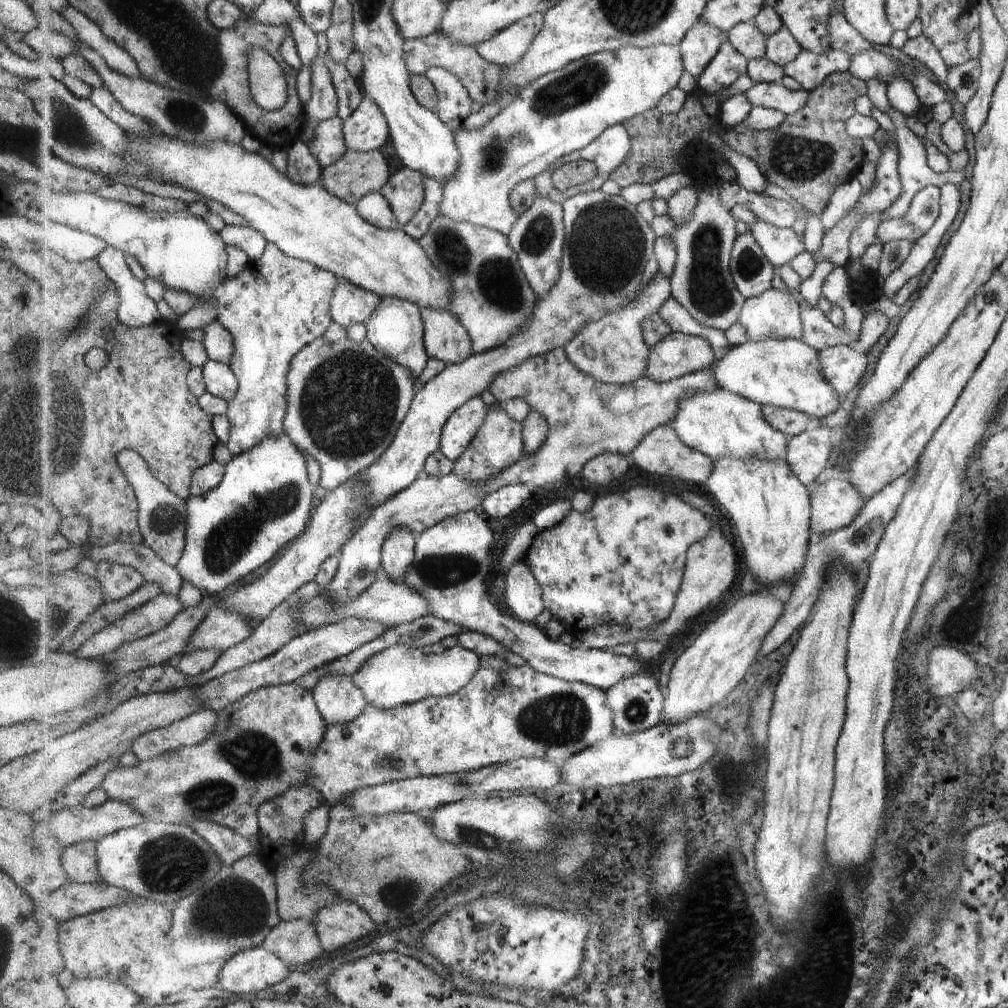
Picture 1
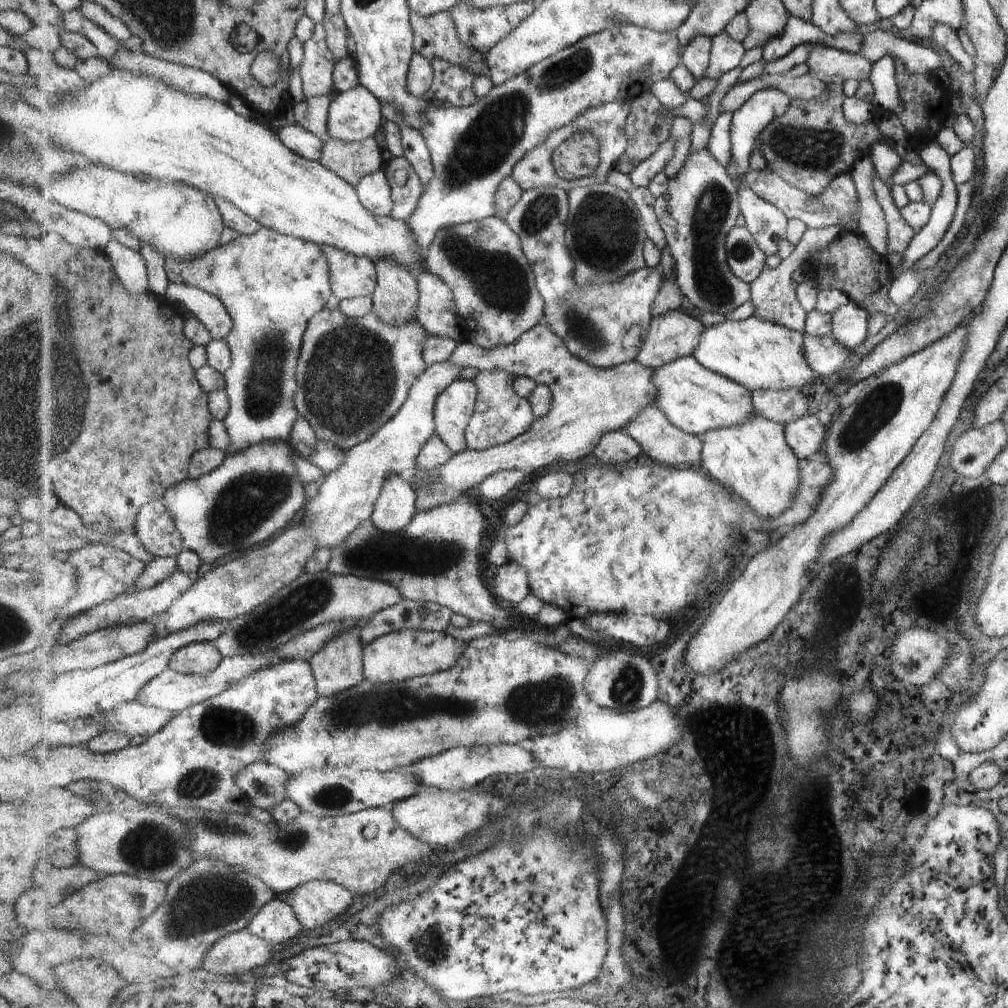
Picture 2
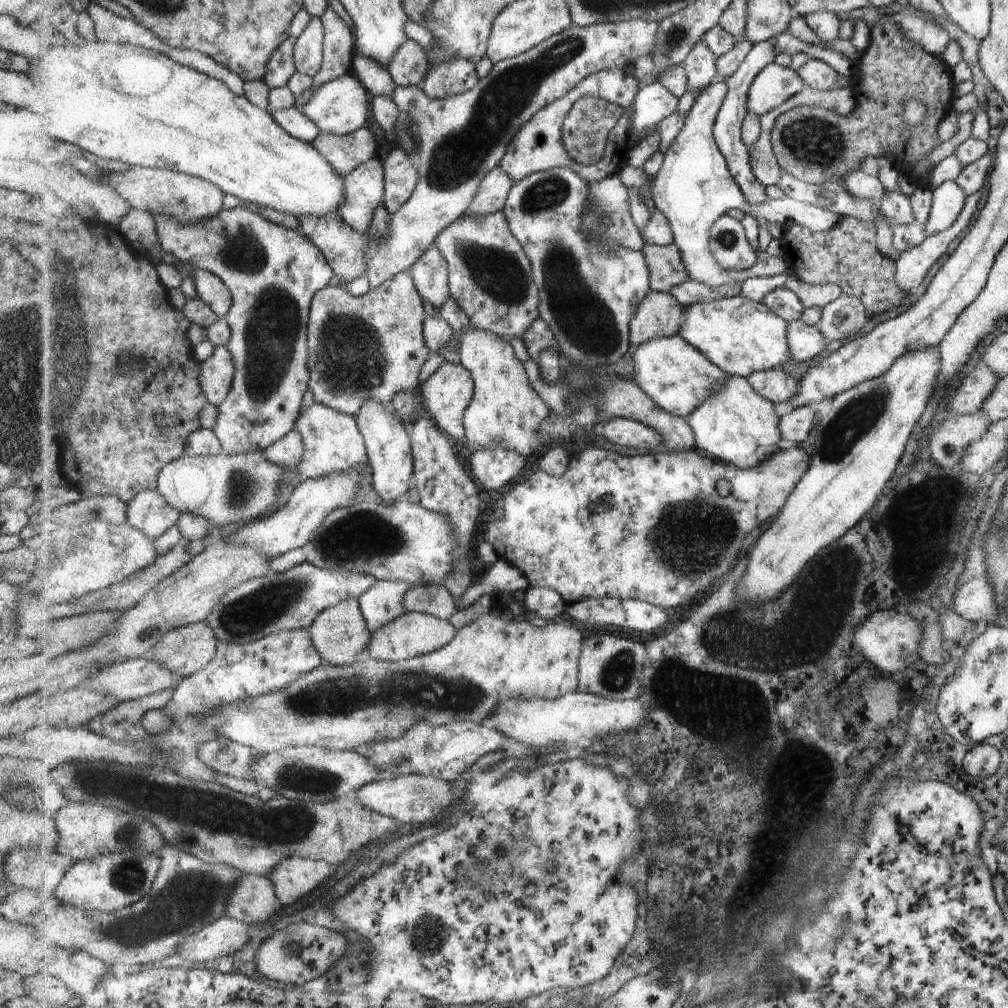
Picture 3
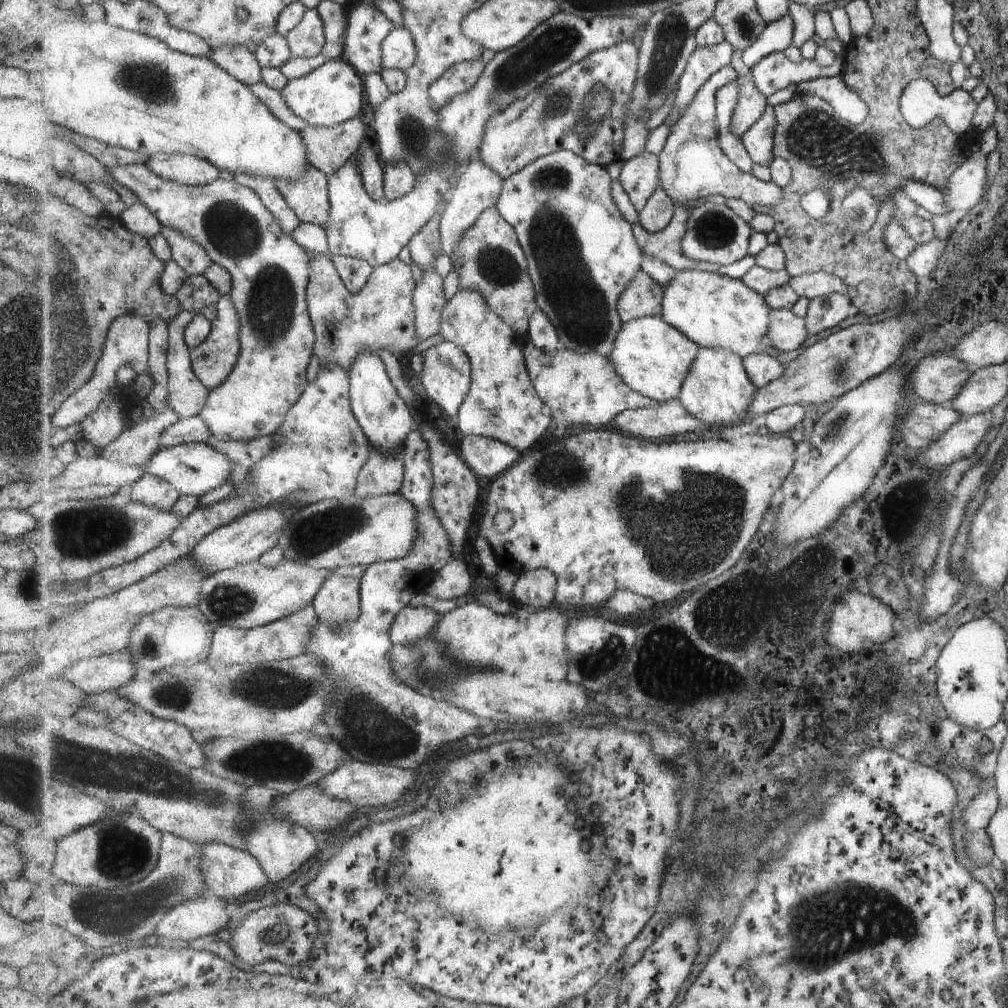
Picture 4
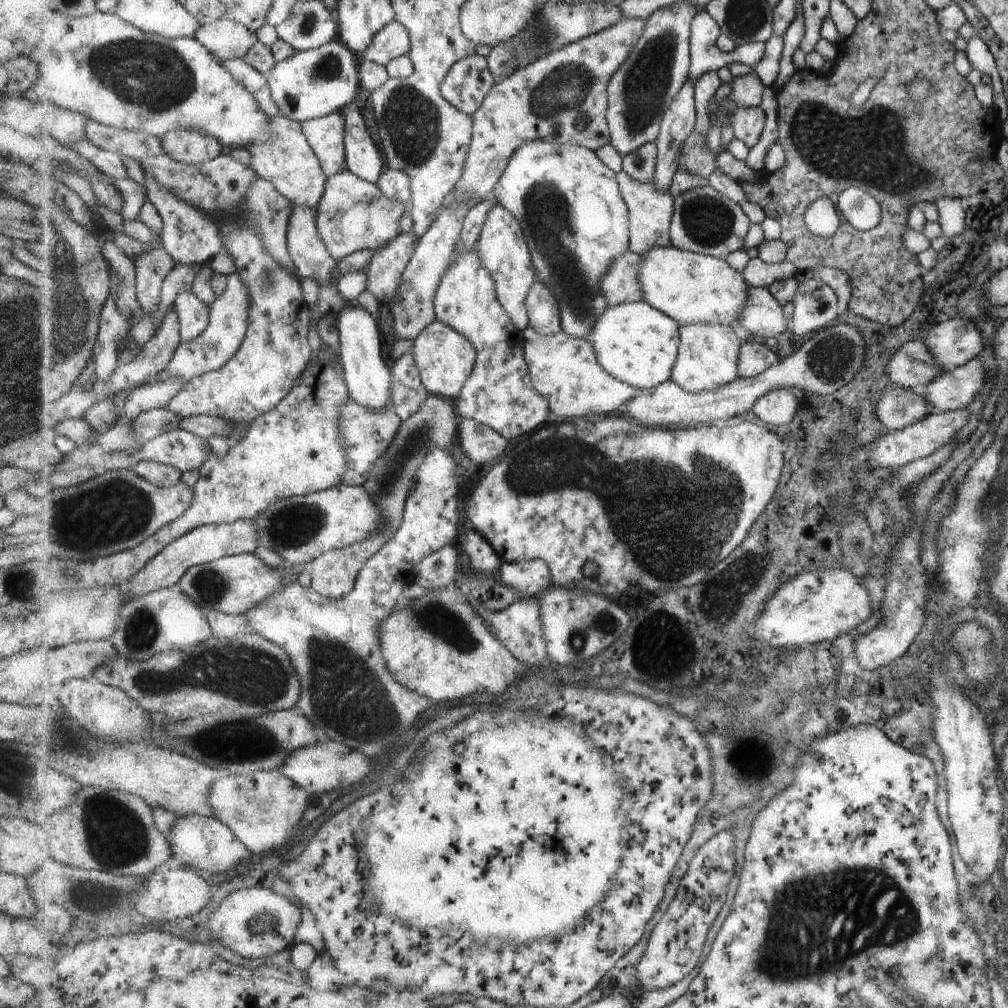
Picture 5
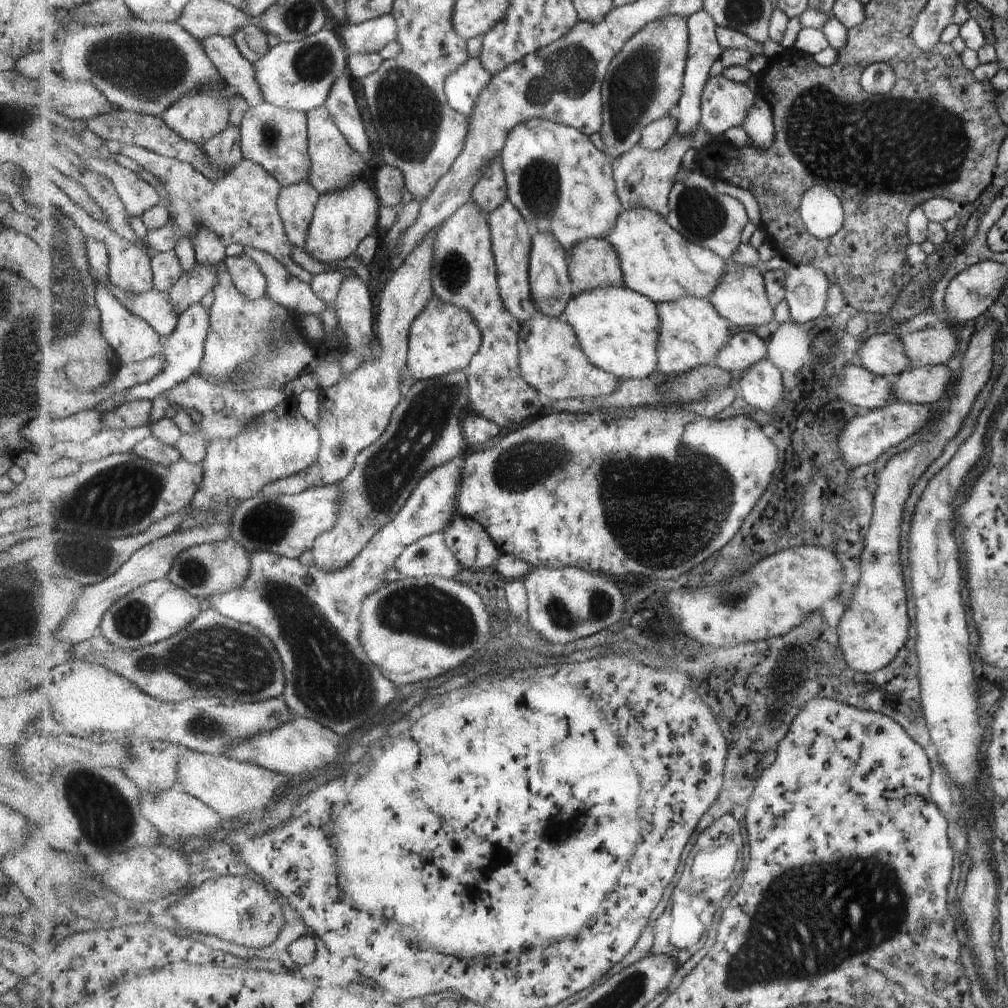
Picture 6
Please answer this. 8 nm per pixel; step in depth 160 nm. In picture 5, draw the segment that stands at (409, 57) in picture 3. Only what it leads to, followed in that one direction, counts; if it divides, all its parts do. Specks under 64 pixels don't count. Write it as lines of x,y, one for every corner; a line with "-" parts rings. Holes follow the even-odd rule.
397,20
387,24
373,36
371,46
361,54
360,60
372,61
387,67
393,58
409,54
411,40
407,28

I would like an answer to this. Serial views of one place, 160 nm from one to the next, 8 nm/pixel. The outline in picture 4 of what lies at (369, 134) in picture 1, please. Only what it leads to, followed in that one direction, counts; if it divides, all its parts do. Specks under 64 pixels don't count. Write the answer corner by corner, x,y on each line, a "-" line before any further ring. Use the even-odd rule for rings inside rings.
344,57
325,62
303,78
289,80
289,84
281,90
285,102
299,118
308,125
325,127
337,126
358,117
363,110
365,92
364,78

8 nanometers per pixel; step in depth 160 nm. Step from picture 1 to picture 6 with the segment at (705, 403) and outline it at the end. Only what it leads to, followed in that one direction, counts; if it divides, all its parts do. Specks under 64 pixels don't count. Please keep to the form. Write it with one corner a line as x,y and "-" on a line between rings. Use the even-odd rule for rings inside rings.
627,286
575,292
564,318
575,329
583,352
595,366
623,380
646,379
658,371
662,318
658,304
650,298

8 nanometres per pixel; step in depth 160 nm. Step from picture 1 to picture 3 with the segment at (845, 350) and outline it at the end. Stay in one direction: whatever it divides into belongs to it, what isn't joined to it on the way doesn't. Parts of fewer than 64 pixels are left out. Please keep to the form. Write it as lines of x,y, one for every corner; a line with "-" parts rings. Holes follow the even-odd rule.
793,320
787,326
789,352
793,361
807,362
827,350
826,338
818,327
808,326
801,320

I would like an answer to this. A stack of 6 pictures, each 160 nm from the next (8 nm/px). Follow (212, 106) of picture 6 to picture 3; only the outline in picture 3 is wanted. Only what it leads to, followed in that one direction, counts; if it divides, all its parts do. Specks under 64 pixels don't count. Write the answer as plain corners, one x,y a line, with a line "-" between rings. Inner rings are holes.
135,166
131,170
111,171
111,178
106,180
109,186
113,186
127,202
130,208
153,214
167,214
177,218
179,222
205,222
211,218
217,218
223,210
223,198
225,192
221,186
190,176
169,170
169,168
150,168

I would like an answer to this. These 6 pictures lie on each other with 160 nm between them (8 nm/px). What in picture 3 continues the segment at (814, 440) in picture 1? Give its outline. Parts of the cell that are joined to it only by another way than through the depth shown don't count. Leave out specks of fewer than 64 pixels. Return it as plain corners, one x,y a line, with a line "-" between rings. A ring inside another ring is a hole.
804,405
793,412
780,415
779,430
784,445
803,444
817,423
815,407

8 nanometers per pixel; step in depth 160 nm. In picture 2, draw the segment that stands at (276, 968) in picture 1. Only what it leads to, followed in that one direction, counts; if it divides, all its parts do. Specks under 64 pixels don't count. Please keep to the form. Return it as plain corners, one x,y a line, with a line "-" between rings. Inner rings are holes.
248,930
225,934
215,942
211,954
207,954
205,970
211,974
245,974
259,966
269,964
273,958
273,946

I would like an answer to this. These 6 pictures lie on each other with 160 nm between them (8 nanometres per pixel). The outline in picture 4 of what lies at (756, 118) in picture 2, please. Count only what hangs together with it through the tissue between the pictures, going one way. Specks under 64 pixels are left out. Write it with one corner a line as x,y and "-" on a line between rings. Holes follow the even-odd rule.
774,53
753,67
752,74
758,90
769,99
790,85
799,85
822,77
842,77
845,70
845,60
842,57
836,57
831,66
823,67
815,60
796,64
784,53

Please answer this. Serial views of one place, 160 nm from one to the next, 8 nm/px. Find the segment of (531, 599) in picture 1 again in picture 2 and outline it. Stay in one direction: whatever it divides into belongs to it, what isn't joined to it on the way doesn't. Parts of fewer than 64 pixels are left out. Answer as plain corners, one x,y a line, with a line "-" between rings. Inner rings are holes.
511,561
498,568
493,578
493,590
495,596
502,602
508,602
517,606
521,604
529,594
532,594
527,570

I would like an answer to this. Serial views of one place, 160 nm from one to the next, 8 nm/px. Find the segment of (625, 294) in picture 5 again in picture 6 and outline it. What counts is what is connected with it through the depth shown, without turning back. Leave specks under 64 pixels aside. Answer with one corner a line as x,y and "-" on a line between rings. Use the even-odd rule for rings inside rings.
607,239
582,241
569,253
568,269
576,292
625,286
622,262

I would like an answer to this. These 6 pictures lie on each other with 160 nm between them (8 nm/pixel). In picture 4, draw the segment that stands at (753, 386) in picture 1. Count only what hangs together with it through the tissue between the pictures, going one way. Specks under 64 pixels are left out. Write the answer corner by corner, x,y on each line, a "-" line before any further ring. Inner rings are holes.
677,270
675,280
664,287
662,318
689,336
698,346
707,348
723,348
735,352
743,361
751,354
766,352
767,332
771,328
771,308
765,296
758,294
747,286
743,280
727,278
725,272
703,272
700,270

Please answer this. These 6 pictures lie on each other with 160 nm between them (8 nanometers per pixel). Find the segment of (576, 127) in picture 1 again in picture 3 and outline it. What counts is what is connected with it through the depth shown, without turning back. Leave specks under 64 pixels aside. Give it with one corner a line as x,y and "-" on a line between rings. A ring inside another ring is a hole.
644,19
587,27
573,24
521,56
497,62
473,90
449,98
429,99
421,87
395,84
394,102
404,116
415,122
415,132
422,147
415,158
419,172
415,193
399,212
392,215
386,235
376,241
370,239
367,230
375,210
385,204
384,164
376,155
344,177
345,207
341,206
338,211
342,220
369,242
370,288
379,288
379,284
387,282
391,276
410,270
438,241
443,230
467,215
483,178
499,167
507,154
507,144
511,144
515,134
539,110
563,98
591,74
615,68
630,72
635,62
653,55
657,32
659,23

